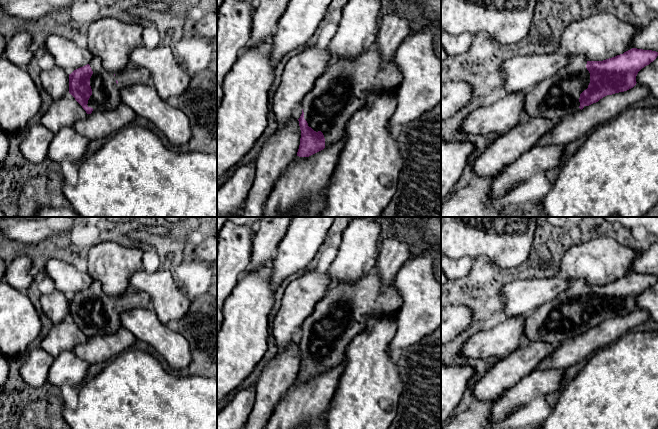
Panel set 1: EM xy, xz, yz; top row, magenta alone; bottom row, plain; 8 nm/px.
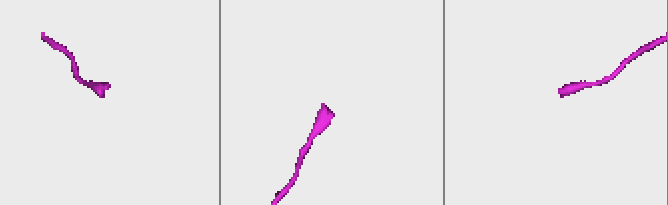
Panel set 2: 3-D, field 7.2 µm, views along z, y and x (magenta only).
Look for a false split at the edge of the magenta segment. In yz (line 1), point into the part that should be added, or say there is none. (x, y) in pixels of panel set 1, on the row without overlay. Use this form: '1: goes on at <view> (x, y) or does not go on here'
1: goes on at yz (556, 321)

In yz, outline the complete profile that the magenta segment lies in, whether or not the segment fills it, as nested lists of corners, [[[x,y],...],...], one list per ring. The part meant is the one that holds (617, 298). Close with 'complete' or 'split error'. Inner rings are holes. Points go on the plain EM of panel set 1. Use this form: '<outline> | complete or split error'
[[[637,272],[603,285],[588,285],[585,280],[575,280],[567,290],[525,317],[525,342],[560,344],[607,319],[627,315],[636,309],[638,296],[653,286],[657,280],[656,275]]] | split error

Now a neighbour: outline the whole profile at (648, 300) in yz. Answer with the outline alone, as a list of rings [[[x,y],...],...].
[[[658,280],[638,296],[636,306],[636,309],[647,310],[650,319],[658,323]]]

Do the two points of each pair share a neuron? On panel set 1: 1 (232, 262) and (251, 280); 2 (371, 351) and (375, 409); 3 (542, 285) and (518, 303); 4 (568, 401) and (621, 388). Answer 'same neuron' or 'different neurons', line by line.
1: different neurons
2: same neuron
3: same neuron
4: same neuron

